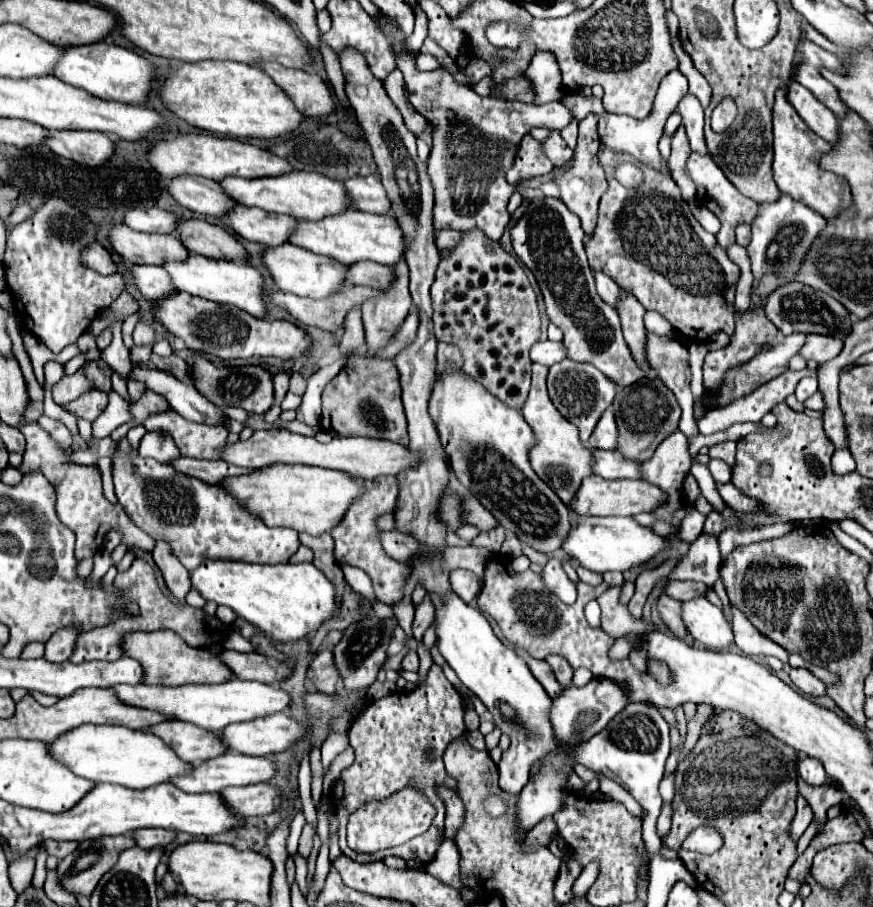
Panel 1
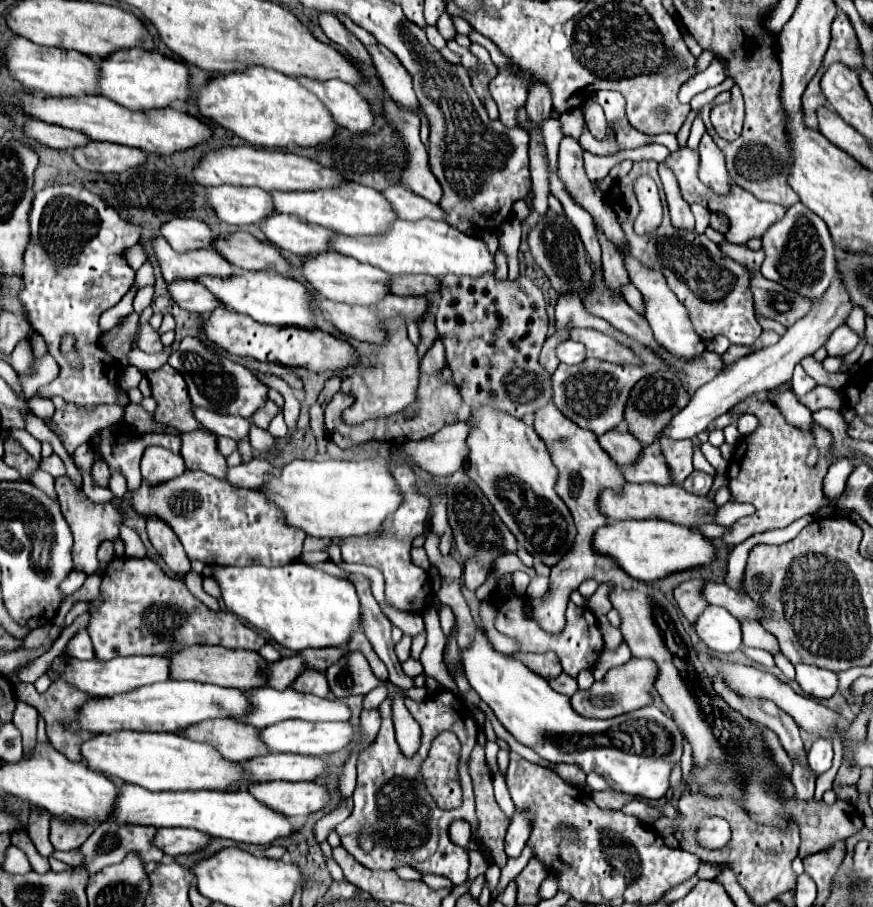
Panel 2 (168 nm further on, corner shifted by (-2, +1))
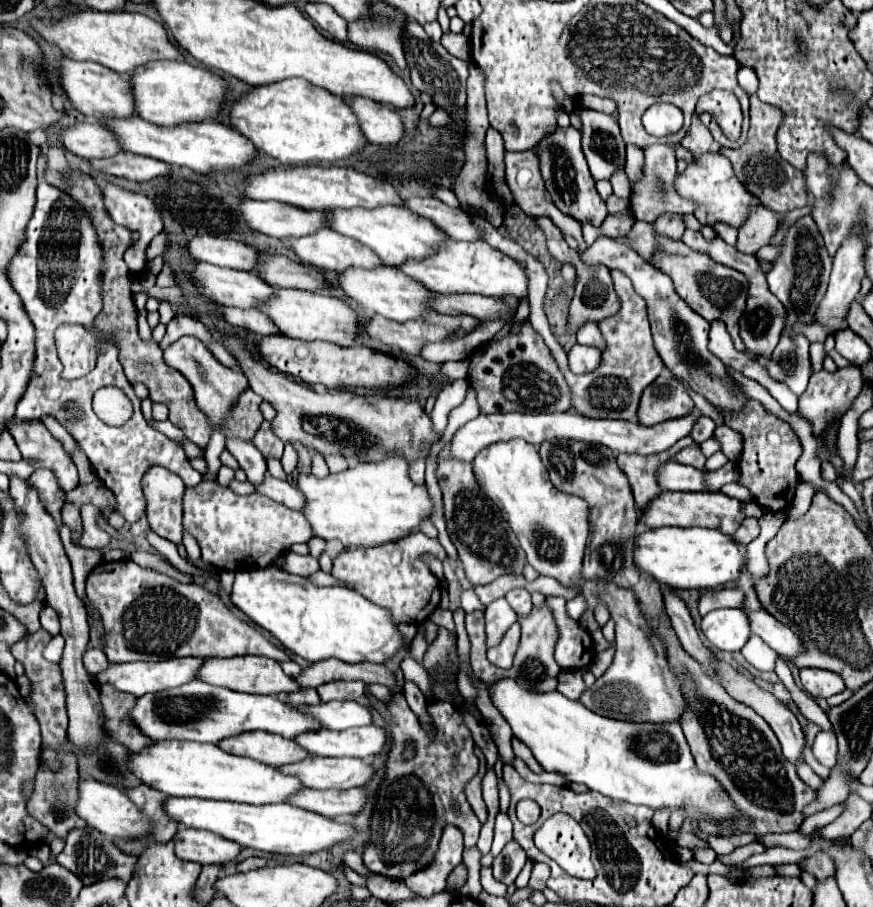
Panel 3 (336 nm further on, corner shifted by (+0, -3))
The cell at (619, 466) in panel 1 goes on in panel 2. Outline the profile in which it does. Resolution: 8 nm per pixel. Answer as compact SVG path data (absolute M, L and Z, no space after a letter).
M654 441L652 445L648 445L644 449L644 453L636 465L622 467L622 473L624 473L626 481L632 481L632 483L656 483L656 485L674 483L658 441Z

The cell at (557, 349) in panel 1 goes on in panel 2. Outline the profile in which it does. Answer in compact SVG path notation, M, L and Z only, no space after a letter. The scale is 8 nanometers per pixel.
M566 341L566 343L562 343L558 349L556 349L556 355L558 355L558 359L562 361L562 363L566 363L566 365L578 365L578 363L582 363L584 359L586 359L586 353L584 353L584 345L580 345L580 343L576 343L576 341Z

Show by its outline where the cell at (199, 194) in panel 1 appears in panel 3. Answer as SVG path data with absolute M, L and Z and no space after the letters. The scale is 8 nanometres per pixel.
M244 197L238 207L240 217L250 229L276 239L302 237L306 233L314 233L318 227L324 227L320 211L306 211L278 201L256 201Z

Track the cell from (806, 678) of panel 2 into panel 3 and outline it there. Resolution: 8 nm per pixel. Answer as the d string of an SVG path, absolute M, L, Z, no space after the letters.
M800 669L800 681L804 691L814 699L828 699L844 689L842 677L822 669Z

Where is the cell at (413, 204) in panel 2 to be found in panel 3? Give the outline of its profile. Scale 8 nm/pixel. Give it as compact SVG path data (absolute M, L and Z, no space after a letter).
M412 197L404 201L404 207L414 211L416 215L428 217L440 231L444 231L450 239L460 241L476 241L480 239L478 229L470 223L470 217L462 209L454 209L438 201L436 197Z

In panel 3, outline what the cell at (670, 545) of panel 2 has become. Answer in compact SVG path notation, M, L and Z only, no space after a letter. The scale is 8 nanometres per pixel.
M658 527L636 535L634 565L670 589L710 589L738 579L744 555L730 535L718 533L716 529Z

